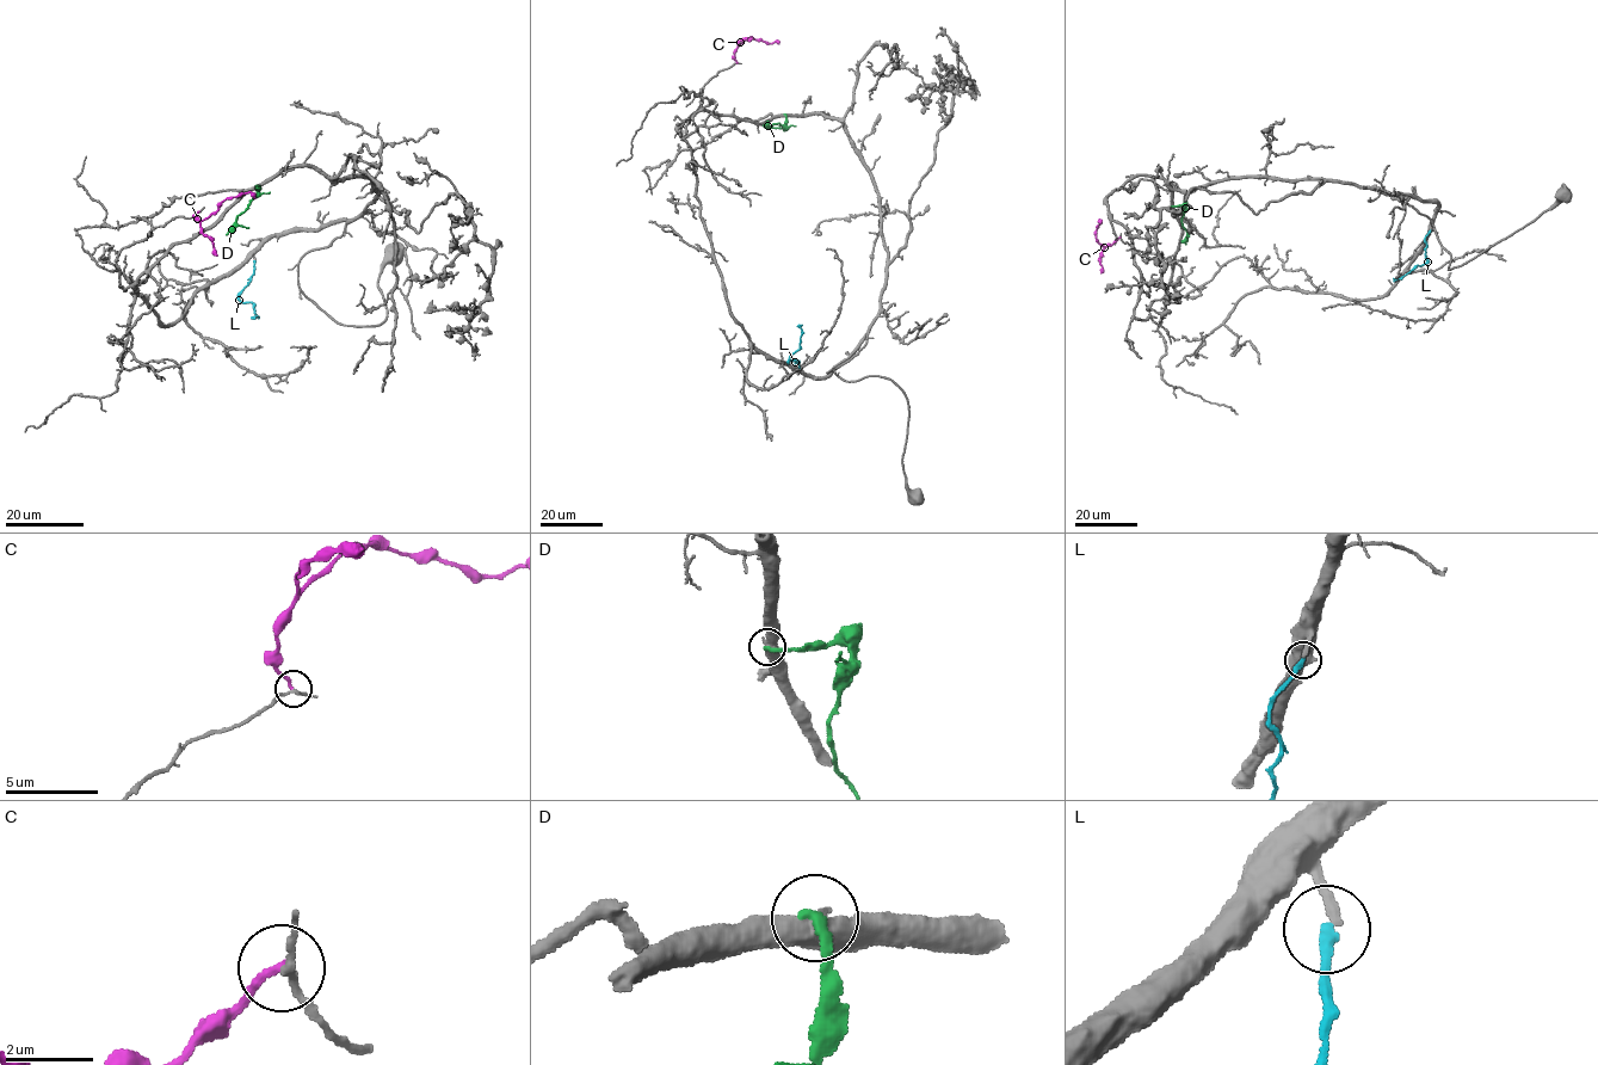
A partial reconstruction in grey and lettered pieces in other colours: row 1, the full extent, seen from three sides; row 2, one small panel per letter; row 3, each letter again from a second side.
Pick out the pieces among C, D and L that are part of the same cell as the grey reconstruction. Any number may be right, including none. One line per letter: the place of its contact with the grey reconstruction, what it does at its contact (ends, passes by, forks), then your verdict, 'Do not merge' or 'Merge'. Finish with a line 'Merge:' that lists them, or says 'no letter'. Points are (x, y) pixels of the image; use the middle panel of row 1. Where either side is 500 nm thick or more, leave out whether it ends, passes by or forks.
C: Touches grey at (736, 62). It ends there. Do not merge
D: Touches grey at (785, 115). Do not merge
L: Touches grey at (798, 368). It ends there. Do not merge
Merge: no letter

